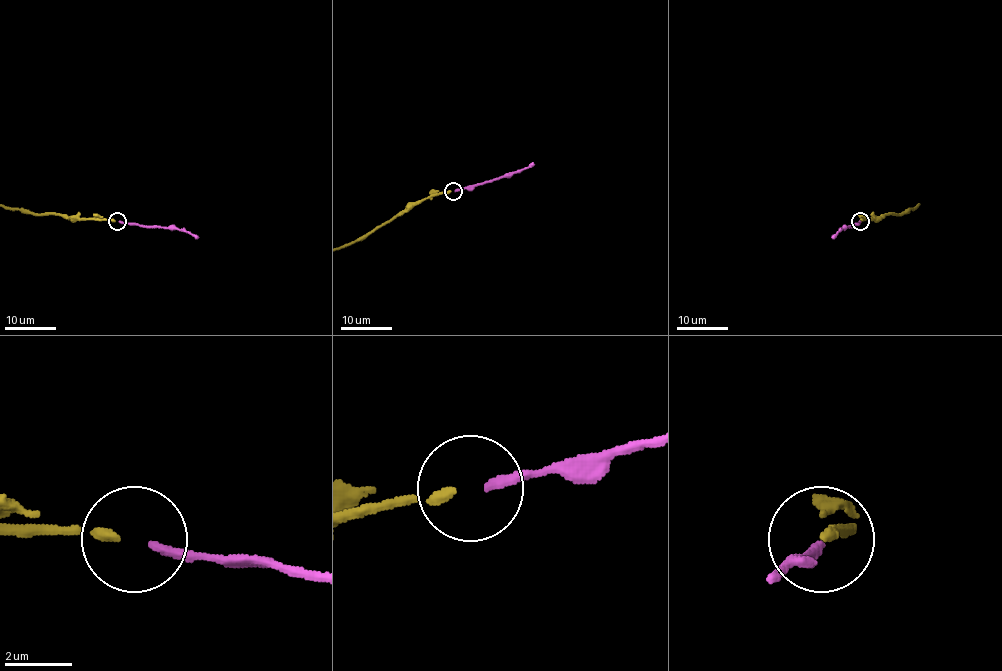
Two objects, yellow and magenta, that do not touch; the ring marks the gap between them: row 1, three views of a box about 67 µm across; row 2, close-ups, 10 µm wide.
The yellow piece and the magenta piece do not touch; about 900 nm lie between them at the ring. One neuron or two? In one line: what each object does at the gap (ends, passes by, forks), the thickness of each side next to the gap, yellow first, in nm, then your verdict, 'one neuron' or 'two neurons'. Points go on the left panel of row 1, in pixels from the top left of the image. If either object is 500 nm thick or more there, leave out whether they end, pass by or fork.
yellow ends | magenta ends | 280/280 nm | one neuron

